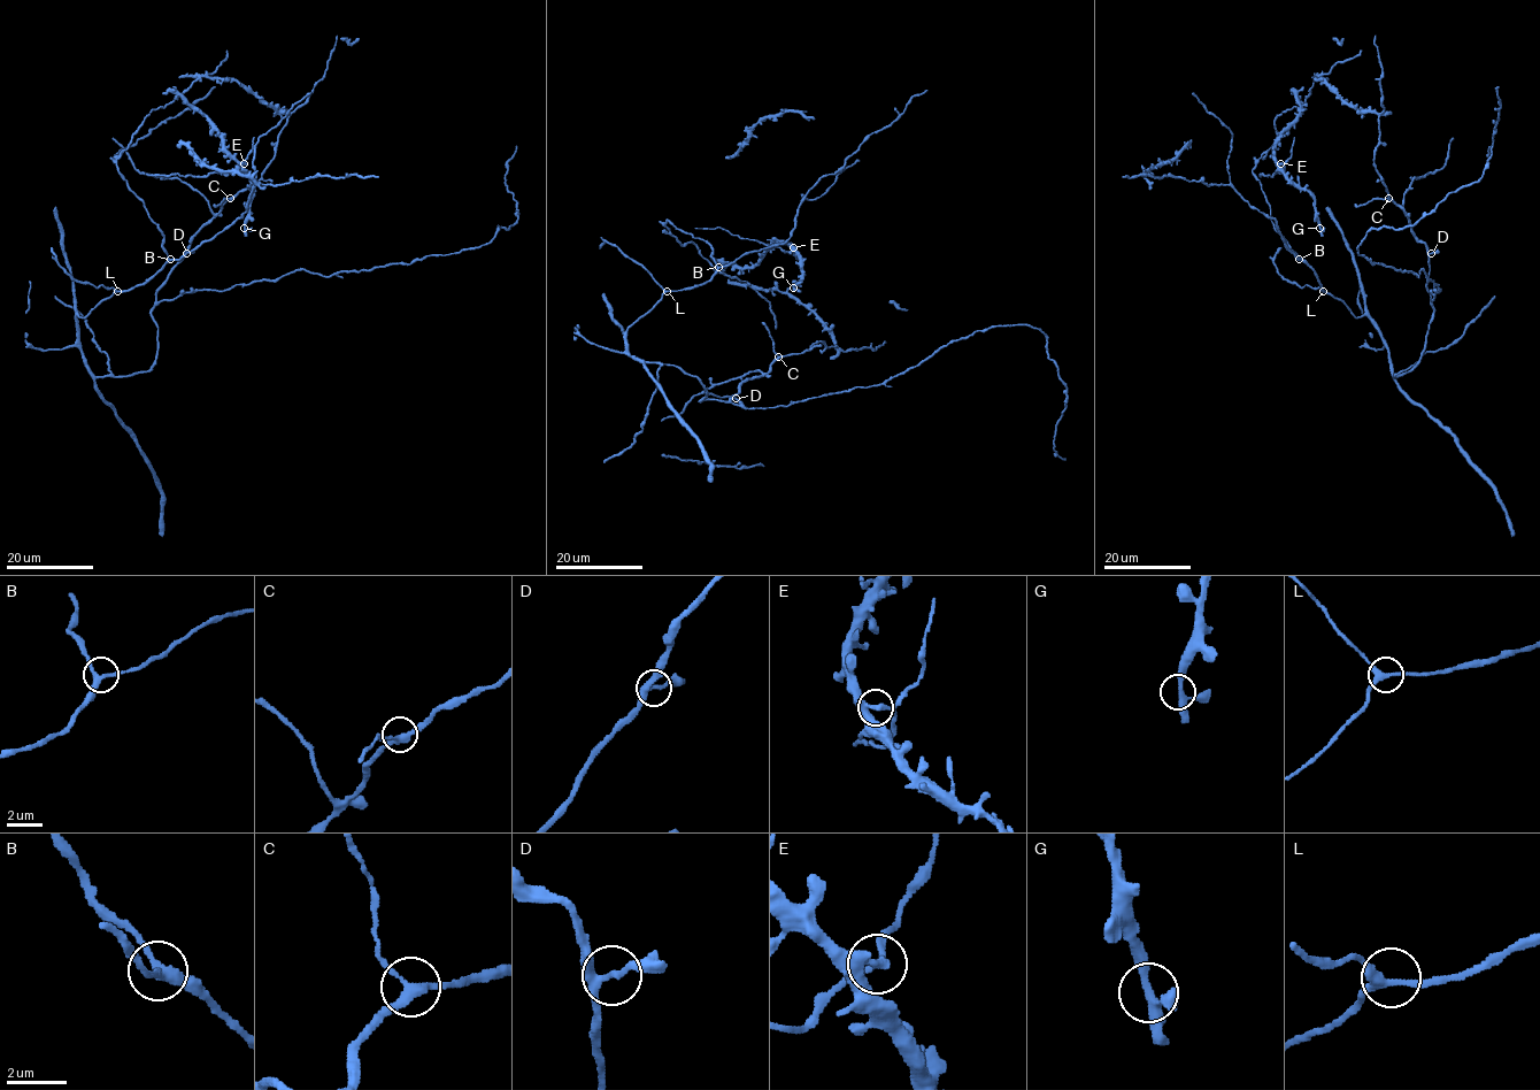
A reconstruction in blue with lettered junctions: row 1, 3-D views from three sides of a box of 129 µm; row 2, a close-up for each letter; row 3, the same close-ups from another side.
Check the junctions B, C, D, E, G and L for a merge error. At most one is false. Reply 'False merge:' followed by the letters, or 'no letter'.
False merge: E

